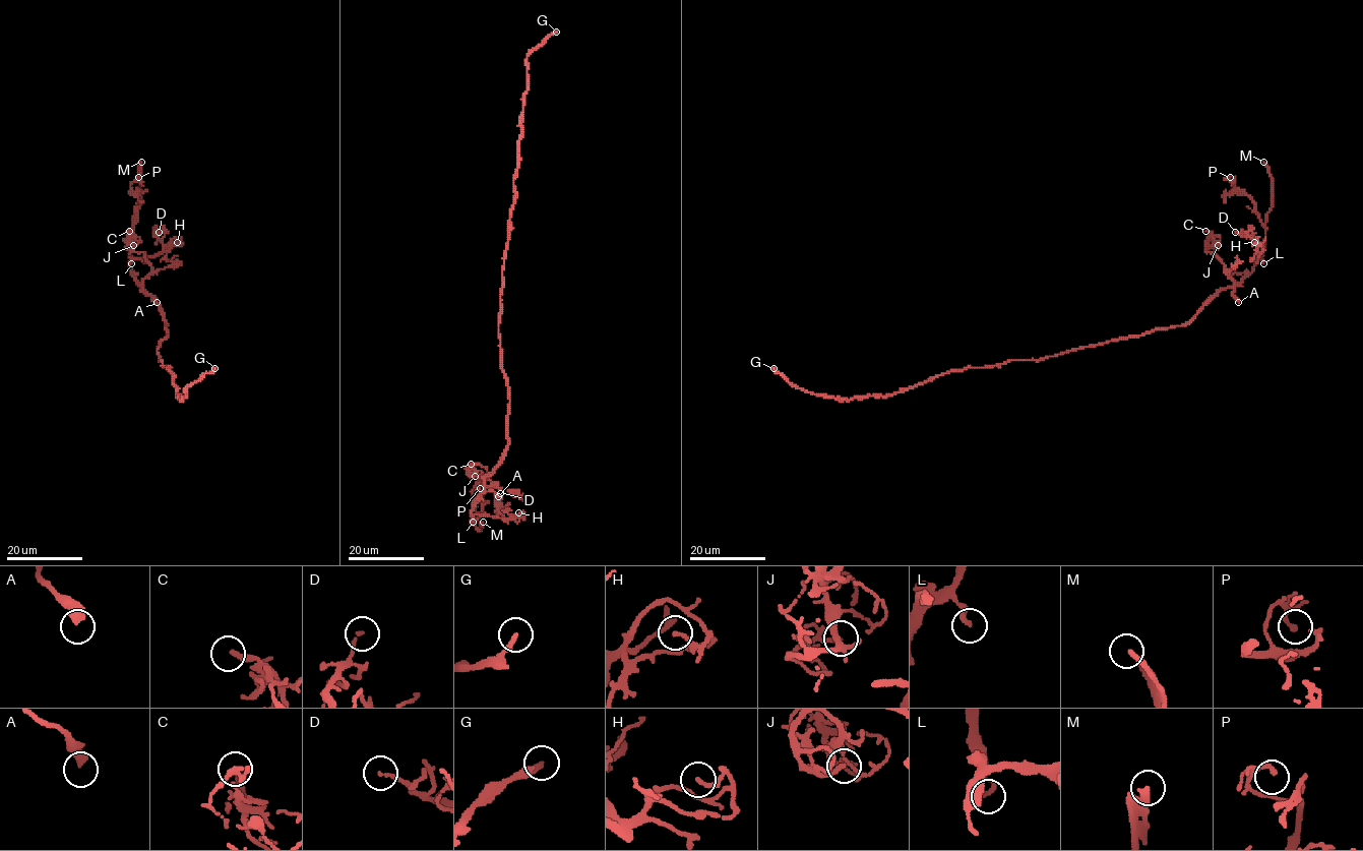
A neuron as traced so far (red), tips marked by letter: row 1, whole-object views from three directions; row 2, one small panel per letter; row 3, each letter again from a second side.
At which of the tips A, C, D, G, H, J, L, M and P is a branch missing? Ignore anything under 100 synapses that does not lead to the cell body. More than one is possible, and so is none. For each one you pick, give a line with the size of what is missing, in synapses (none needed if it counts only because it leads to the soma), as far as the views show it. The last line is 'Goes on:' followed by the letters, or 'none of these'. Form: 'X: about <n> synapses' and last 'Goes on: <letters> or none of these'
G: about 200 synapses
Goes on: G, M

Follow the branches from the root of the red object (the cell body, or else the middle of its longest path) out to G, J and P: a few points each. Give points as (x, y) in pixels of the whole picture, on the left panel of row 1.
G: (159, 348), (159, 359), (173, 373), (176, 396), (182, 400), (188, 385), (214, 368)
J: (159, 348), (168, 335), (164, 313), (143, 290), (142, 281), (151, 265), (144, 252), (126, 247), (133, 245)
P: (159, 348), (168, 335), (164, 313), (131, 270), (130, 239), (141, 195), (131, 183), (138, 177)

